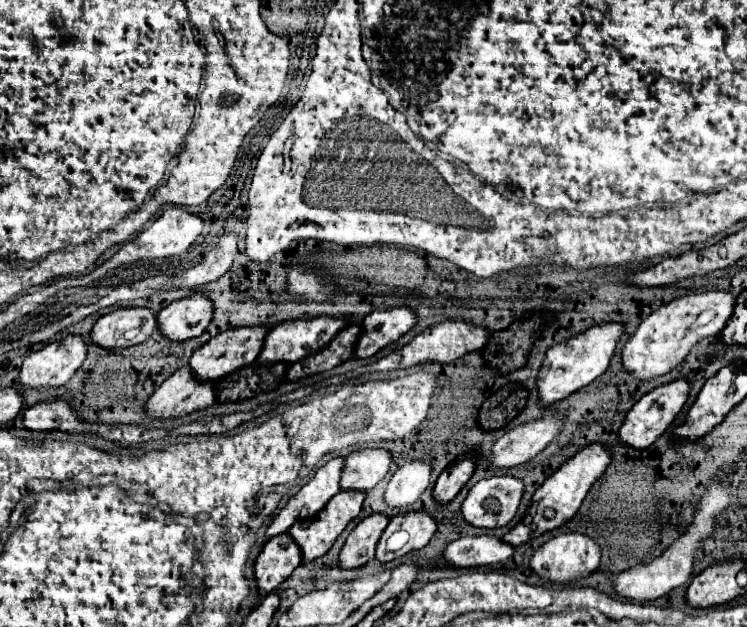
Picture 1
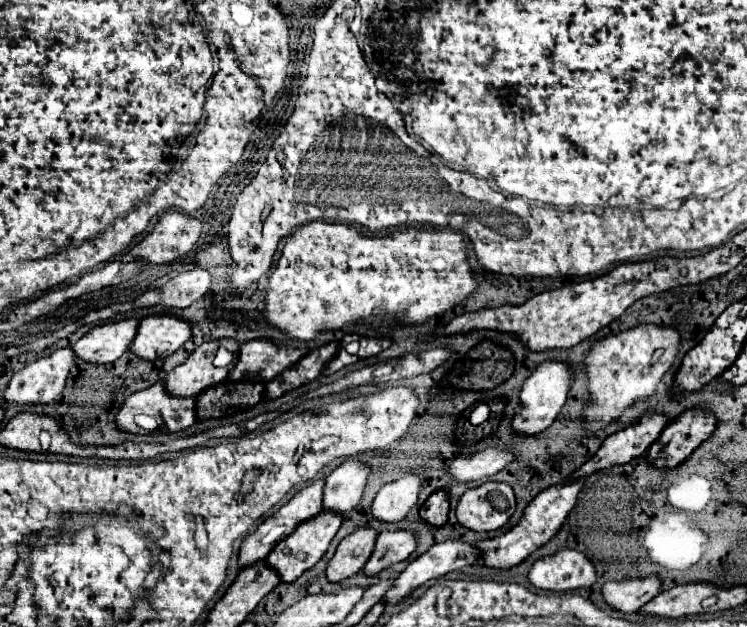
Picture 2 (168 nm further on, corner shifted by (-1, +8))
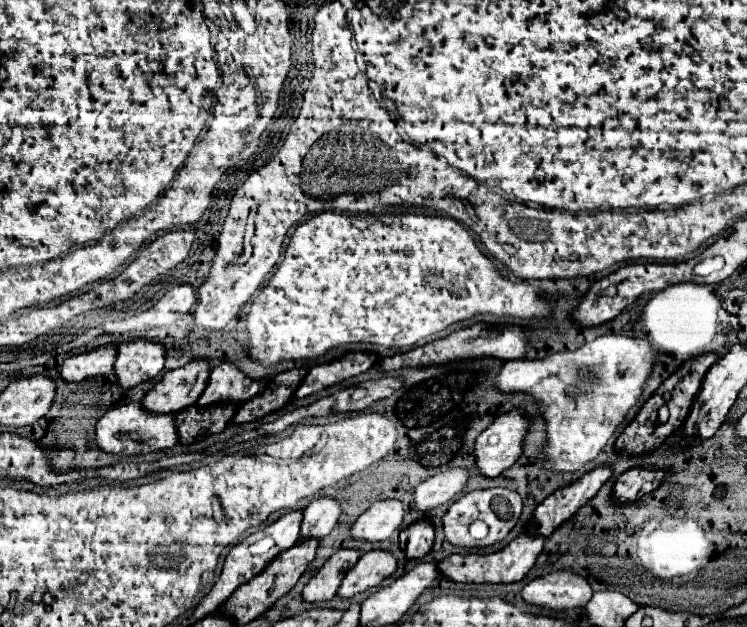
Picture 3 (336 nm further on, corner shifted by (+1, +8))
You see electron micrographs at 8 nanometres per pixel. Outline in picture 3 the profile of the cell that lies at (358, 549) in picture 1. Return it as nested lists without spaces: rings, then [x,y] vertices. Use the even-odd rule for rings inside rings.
[[[341,548],[337,550],[323,568],[309,580],[309,584],[303,590],[303,598],[307,602],[323,602],[331,600],[345,578],[345,574],[357,564],[361,552],[355,548]]]

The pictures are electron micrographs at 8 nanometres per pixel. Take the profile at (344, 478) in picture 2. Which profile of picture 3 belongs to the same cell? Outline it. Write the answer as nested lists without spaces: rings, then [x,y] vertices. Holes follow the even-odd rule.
[[[333,496],[313,498],[311,504],[303,510],[303,524],[301,524],[301,538],[323,538],[327,536],[341,516],[339,500]]]

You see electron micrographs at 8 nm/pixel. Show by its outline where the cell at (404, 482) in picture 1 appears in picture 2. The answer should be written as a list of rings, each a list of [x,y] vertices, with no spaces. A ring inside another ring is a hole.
[[[405,474],[405,478],[385,484],[373,500],[371,516],[379,522],[389,522],[389,524],[405,520],[411,506],[417,502],[419,488],[421,488],[421,478],[417,474]]]

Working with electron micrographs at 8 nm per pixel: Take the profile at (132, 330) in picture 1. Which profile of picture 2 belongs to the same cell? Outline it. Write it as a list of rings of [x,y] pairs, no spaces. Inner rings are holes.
[[[117,320],[91,328],[77,344],[73,352],[77,358],[89,364],[113,364],[131,344],[137,334],[139,320]]]

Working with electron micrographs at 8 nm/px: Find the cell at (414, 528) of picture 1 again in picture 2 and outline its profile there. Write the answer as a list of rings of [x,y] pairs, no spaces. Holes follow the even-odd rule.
[[[381,532],[375,544],[375,550],[367,564],[363,566],[365,576],[377,576],[381,570],[389,568],[391,564],[403,562],[415,550],[415,536],[411,532]]]

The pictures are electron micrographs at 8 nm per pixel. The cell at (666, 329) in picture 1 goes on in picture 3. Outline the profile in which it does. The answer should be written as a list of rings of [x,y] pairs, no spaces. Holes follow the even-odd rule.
[[[603,334],[575,352],[559,352],[543,360],[507,360],[497,388],[505,392],[531,392],[541,402],[541,412],[547,420],[545,468],[573,472],[593,460],[623,424],[627,412],[643,402],[643,388],[651,378],[653,366],[655,354],[645,338]],[[579,388],[585,392],[569,392],[567,398],[567,390]]]

